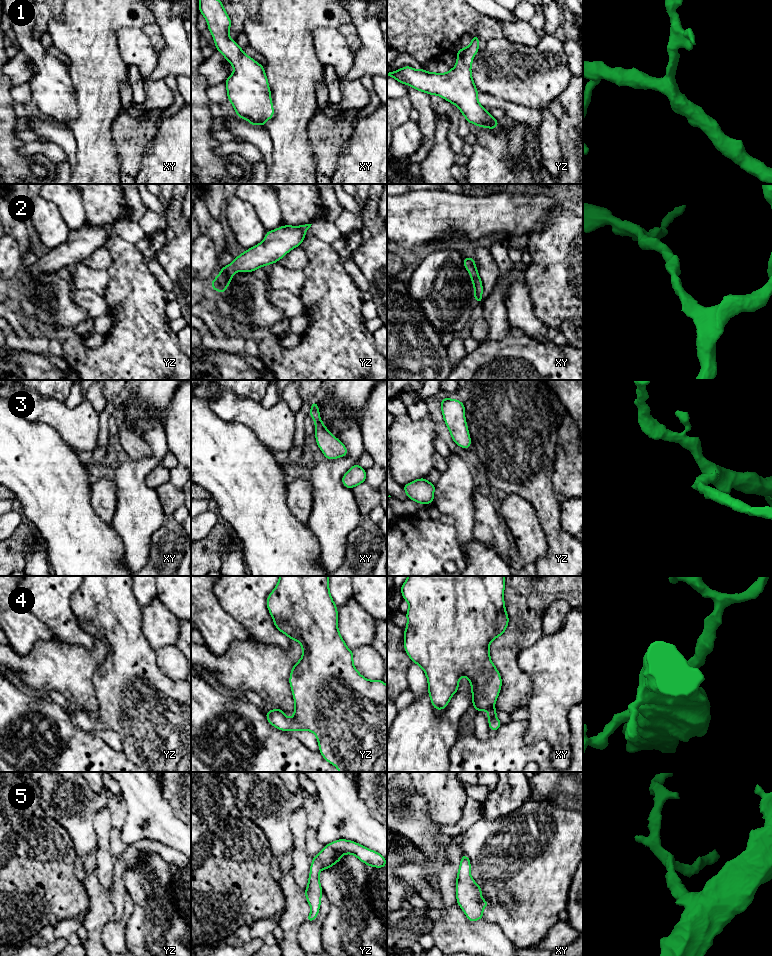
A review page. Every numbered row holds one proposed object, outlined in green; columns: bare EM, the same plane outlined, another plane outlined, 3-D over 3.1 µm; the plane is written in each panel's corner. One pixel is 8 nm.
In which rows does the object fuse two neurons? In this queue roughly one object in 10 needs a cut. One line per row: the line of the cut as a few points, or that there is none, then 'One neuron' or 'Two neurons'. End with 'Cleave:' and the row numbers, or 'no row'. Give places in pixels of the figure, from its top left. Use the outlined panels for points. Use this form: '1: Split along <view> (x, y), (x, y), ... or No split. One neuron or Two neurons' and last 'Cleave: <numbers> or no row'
1: No split. One neuron
2: No split. One neuron
3: No split. One neuron
4: No split. One neuron
5: No split. One neuron
Cleave: no row

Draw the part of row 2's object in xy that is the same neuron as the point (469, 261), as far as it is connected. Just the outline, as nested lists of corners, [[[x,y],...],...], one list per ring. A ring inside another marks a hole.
[[[467,257],[463,259],[463,265],[464,267],[468,270],[473,286],[474,286],[474,299],[478,303],[481,304],[482,302],[482,292],[483,292],[483,287],[482,287],[482,281],[480,276],[478,275],[477,267],[475,264],[475,261],[472,257]]]

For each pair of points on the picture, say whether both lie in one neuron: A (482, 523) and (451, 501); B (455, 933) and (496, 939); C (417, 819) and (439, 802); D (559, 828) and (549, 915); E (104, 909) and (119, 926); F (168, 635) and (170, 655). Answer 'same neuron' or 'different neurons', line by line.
A: different neurons
B: same neuron
C: different neurons
D: same neuron
E: different neurons
F: different neurons

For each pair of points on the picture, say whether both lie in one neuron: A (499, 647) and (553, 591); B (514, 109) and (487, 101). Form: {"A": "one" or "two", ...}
{"A": "one", "B": "one"}

